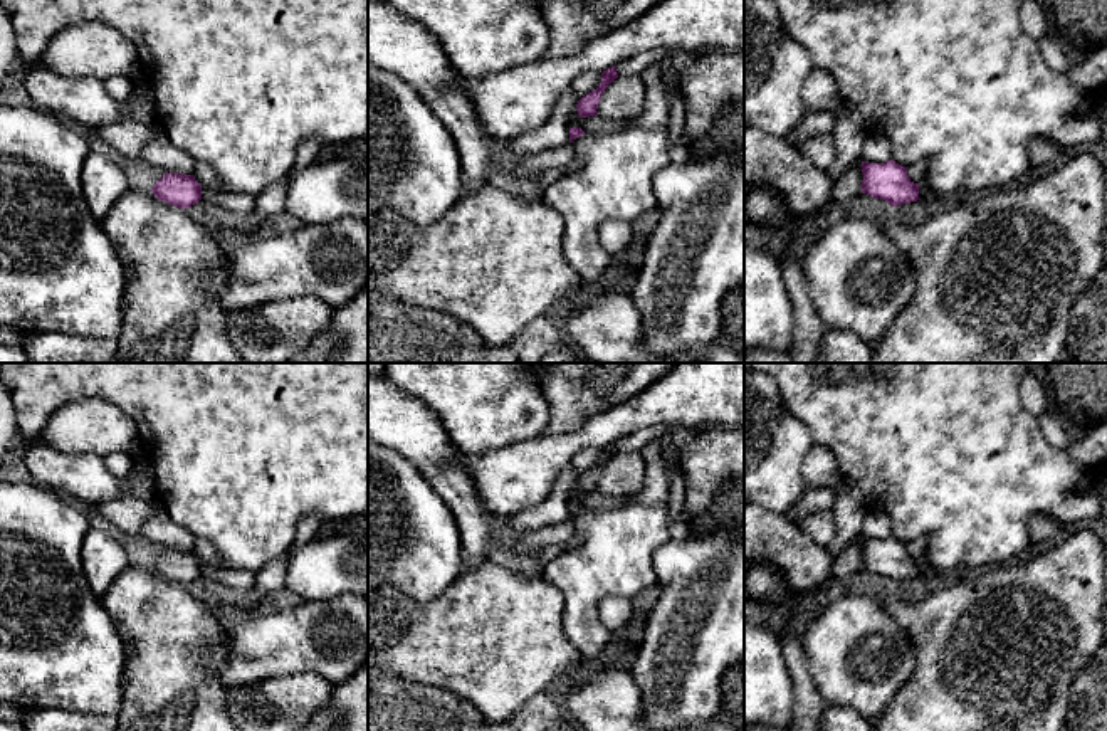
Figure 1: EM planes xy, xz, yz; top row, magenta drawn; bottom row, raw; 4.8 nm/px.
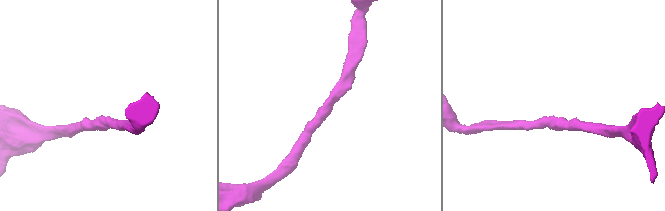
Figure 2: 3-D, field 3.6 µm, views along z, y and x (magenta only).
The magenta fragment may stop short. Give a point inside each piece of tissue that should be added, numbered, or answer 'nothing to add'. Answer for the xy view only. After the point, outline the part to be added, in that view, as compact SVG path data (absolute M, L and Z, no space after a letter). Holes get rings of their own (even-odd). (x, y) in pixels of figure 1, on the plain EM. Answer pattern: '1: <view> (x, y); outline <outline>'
nothing to add

